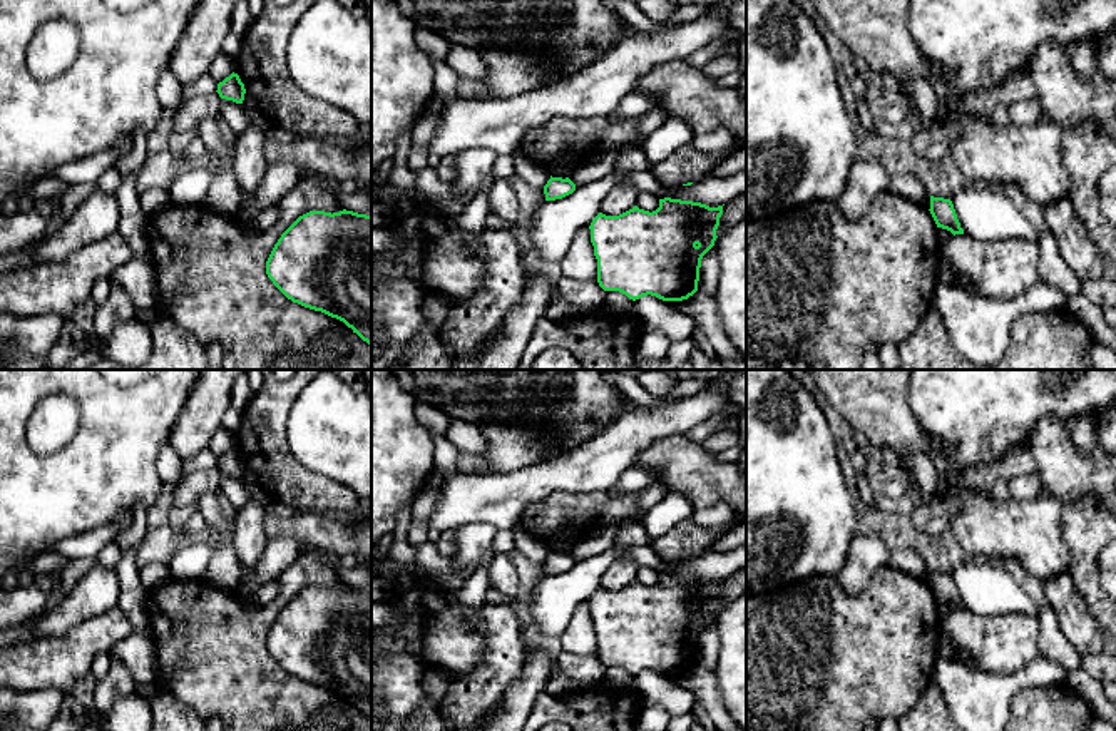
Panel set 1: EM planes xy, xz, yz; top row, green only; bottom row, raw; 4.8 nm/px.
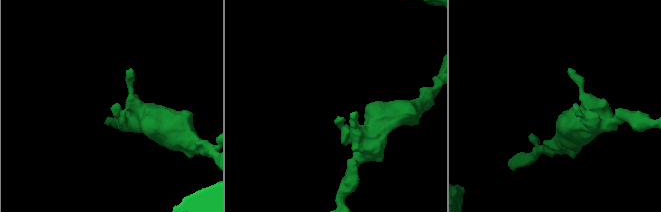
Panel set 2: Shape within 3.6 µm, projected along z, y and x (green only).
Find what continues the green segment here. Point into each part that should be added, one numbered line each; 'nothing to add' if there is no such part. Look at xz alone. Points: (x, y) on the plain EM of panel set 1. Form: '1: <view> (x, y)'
nothing to add

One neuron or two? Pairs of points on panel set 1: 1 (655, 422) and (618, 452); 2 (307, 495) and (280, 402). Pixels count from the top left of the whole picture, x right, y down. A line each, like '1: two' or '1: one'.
1: one
2: one

